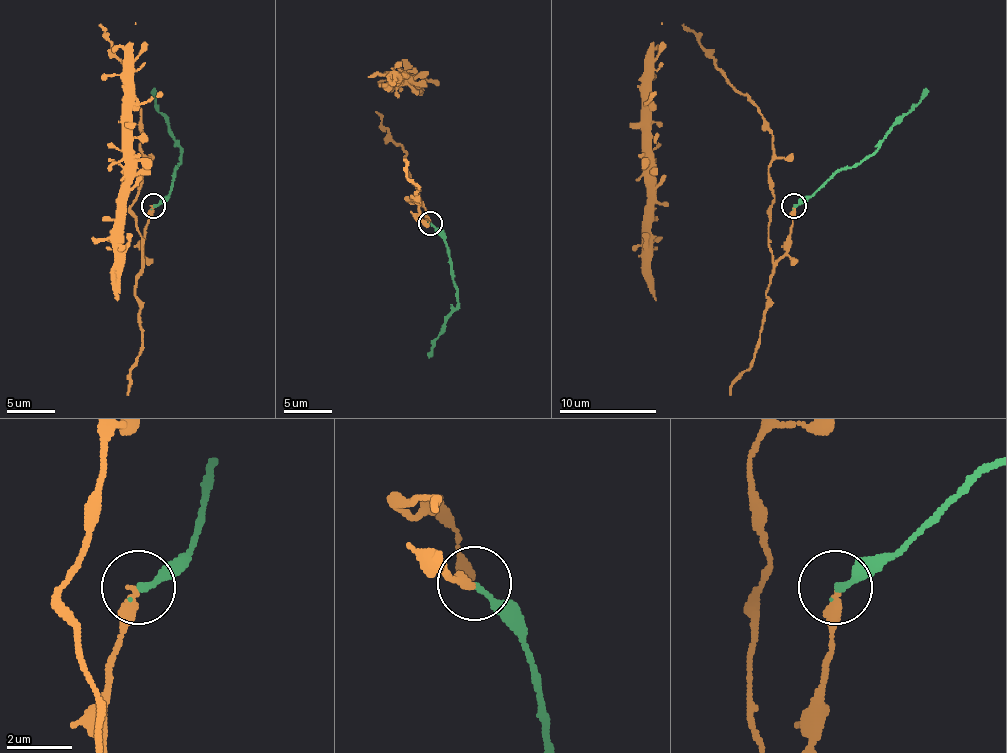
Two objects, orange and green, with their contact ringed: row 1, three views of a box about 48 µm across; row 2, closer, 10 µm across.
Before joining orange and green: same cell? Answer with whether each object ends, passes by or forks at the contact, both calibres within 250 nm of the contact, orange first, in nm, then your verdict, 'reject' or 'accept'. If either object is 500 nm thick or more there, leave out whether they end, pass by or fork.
orange ends | green ends | 320/160 nm | accept

